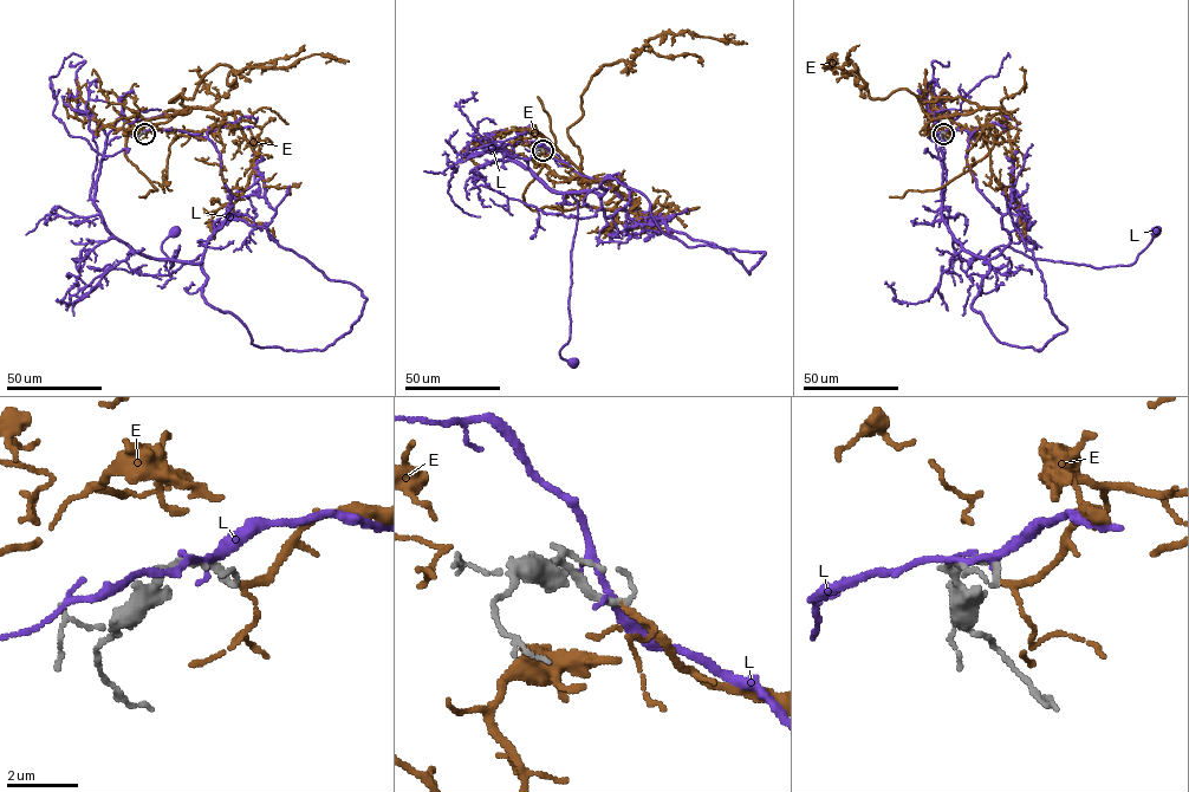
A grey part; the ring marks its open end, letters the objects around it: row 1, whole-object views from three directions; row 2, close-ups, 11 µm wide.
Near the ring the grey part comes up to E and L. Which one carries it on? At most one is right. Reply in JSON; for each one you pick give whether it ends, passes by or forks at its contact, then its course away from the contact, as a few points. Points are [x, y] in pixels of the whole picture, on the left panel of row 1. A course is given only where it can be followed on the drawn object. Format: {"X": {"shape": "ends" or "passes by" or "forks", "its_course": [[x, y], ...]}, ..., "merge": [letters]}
{"E": {"shape": "passes by", "its_course": [[144, 134], [220, 125], [214, 110], [169, 102], [183, 89], [192, 98], [220, 65], [349, 62]]}, "merge": ["E"]}

